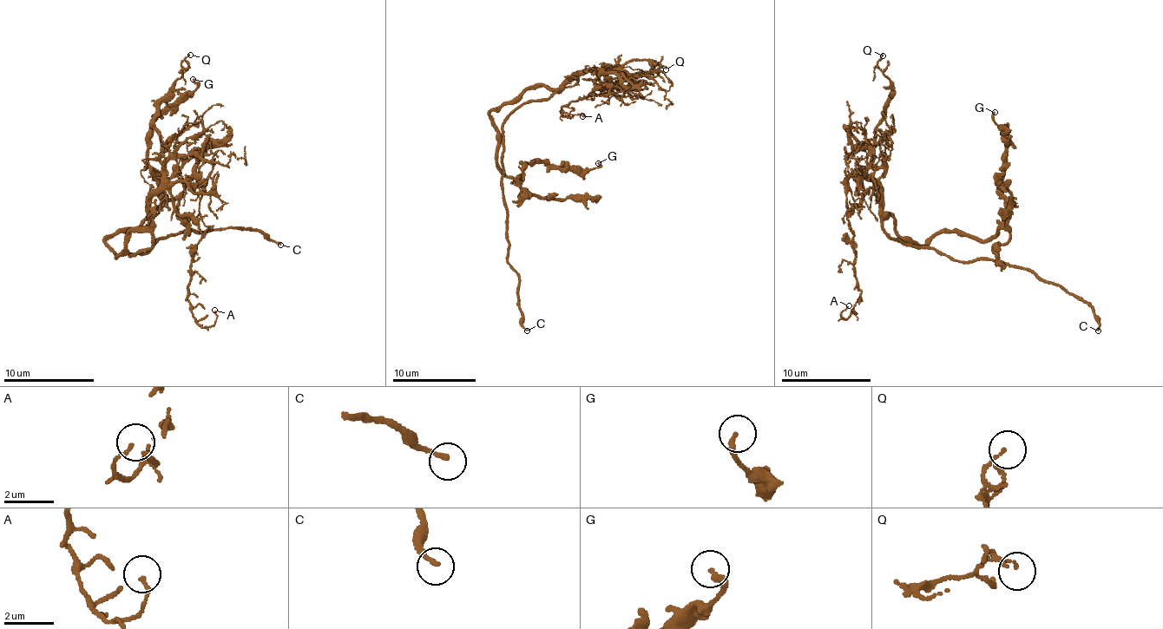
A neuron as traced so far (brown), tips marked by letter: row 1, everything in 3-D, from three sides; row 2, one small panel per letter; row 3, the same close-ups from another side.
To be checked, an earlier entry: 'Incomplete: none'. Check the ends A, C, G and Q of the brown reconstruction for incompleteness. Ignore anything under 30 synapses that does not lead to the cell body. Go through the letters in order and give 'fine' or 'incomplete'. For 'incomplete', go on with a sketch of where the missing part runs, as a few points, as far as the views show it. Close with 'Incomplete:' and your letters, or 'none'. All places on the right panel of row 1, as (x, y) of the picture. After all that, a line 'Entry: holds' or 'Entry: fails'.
A: fine
C: incomplete
G: fine
Q: fine
Incomplete: C
Entry: fails

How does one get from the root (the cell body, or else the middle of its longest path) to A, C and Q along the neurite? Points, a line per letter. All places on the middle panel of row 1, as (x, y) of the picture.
A: (519, 97), (531, 88), (556, 88), (596, 71), (596, 83), (606, 85), (607, 93), (560, 112), (582, 116)
C: (519, 97), (516, 110), (502, 126), (502, 198), (507, 211), (508, 264), (519, 278), (517, 305), (527, 330)
Q: (519, 97), (531, 88), (556, 88), (611, 65), (629, 74), (659, 62), (666, 69)

